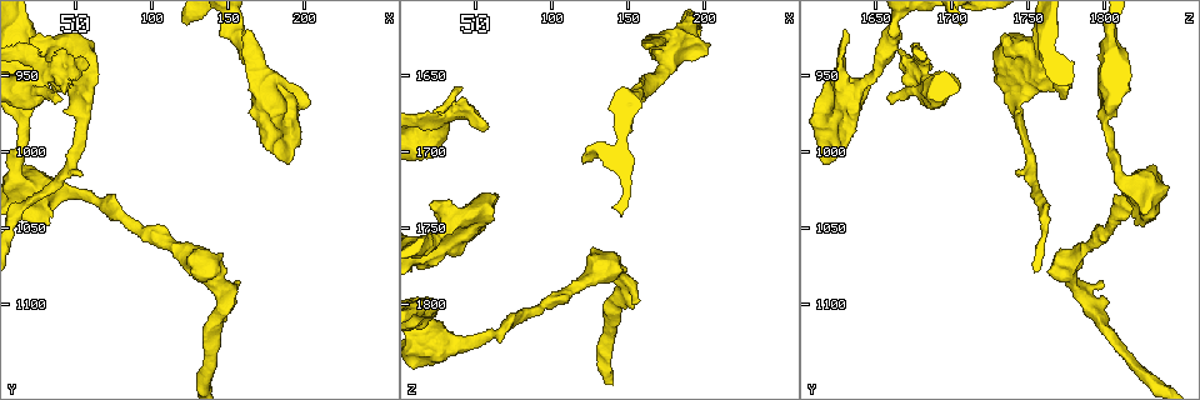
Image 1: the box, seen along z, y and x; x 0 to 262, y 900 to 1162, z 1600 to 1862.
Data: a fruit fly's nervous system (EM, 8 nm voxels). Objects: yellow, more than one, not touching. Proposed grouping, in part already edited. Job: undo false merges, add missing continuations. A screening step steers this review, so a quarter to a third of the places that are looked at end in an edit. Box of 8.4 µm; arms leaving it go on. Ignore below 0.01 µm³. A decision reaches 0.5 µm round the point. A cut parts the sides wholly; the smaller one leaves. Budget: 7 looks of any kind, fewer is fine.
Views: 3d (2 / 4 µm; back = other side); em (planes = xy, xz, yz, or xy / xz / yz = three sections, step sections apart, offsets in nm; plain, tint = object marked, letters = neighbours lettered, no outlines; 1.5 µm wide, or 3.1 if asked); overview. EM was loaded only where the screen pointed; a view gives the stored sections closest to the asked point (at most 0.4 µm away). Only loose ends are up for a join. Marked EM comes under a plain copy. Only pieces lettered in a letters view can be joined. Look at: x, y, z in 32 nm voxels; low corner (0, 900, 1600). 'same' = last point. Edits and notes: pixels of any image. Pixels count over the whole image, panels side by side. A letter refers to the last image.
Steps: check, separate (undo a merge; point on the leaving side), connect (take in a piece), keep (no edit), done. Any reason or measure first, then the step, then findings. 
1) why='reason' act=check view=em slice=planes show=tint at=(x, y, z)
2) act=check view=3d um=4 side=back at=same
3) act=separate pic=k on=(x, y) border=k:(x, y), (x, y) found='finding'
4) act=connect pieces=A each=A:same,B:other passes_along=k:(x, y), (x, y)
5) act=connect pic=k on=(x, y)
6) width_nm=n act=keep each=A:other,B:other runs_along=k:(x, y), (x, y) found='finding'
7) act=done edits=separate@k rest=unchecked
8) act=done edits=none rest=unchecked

why='an open end' act=check view=em slice=planes show=letters at=(40, 932, 1664)

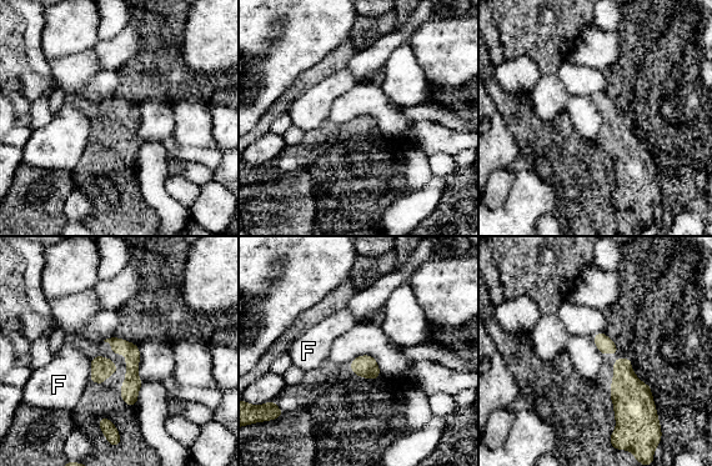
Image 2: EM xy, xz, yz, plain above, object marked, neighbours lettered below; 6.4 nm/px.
act=keep each=F:other border=2:(89, 359), (90, 381) found='no lettered piece goes on from it'

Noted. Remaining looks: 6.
why='branch stops here' act=check view=em slice=planes show=letters at=(162, 922, 1630)

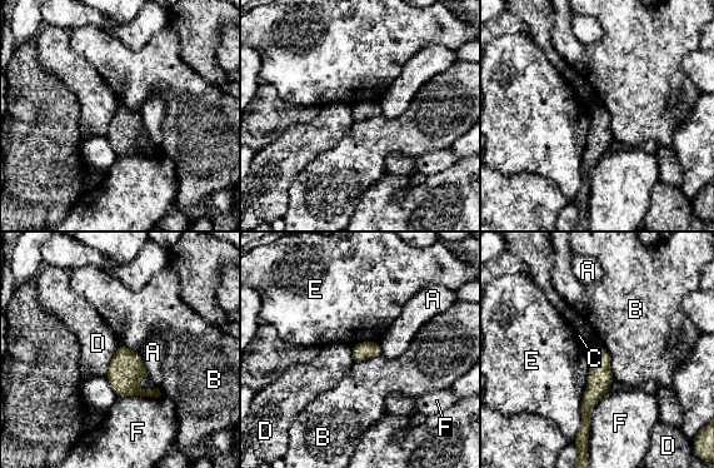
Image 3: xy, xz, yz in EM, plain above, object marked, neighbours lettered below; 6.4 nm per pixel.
longest_contact=E:600nm act=keep each=A:other,B:other,C:other,D:other,E:other,F:other border=3:(120, 344), (105, 377) found='none of them fits'

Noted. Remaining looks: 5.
why='thick end' act=check view=em slice=yz step=8 show=letters at=(30, 1048, 1820)

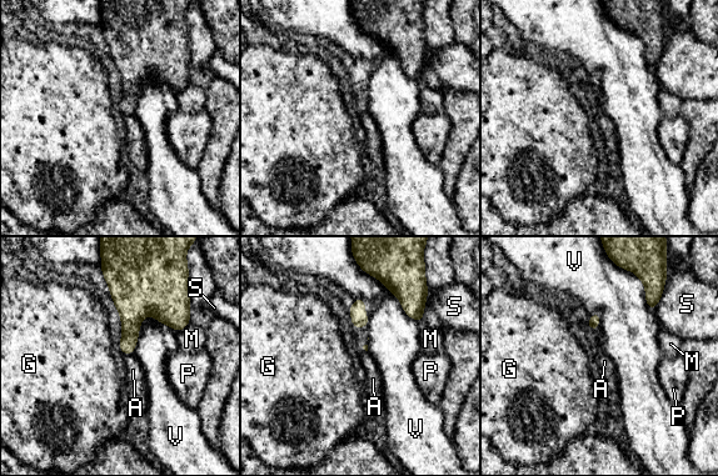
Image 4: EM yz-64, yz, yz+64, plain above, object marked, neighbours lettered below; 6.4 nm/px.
longest_contact=V:320nm act=keep each=A:other,G:other,M:other,P:other,S:other,V:other found='no lettered piece goes on from it'

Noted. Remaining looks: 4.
act=done edits=none rest=unchecked

